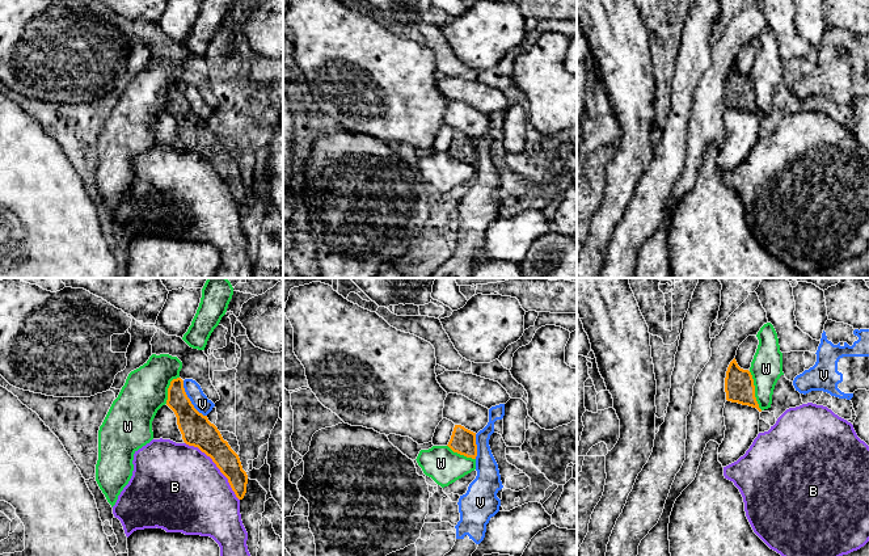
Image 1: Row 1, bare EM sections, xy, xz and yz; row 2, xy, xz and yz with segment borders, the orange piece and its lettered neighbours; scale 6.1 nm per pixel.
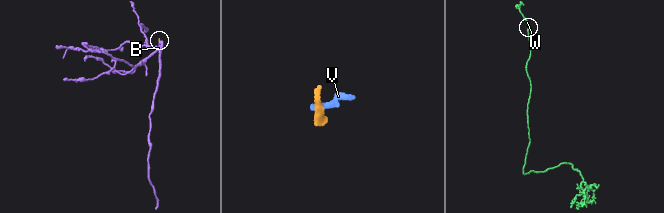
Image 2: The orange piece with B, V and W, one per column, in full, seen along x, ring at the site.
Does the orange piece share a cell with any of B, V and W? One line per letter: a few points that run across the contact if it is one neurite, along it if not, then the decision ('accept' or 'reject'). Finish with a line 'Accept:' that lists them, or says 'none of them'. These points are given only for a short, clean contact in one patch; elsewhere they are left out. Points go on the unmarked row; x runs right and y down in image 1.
B: reject
V: line xy (182, 87), (182, 93), (190, 109), (206, 122); reject
W: line yz (749, 78), (753, 85), (755, 106), (762, 116); reject
Accept: none of them

